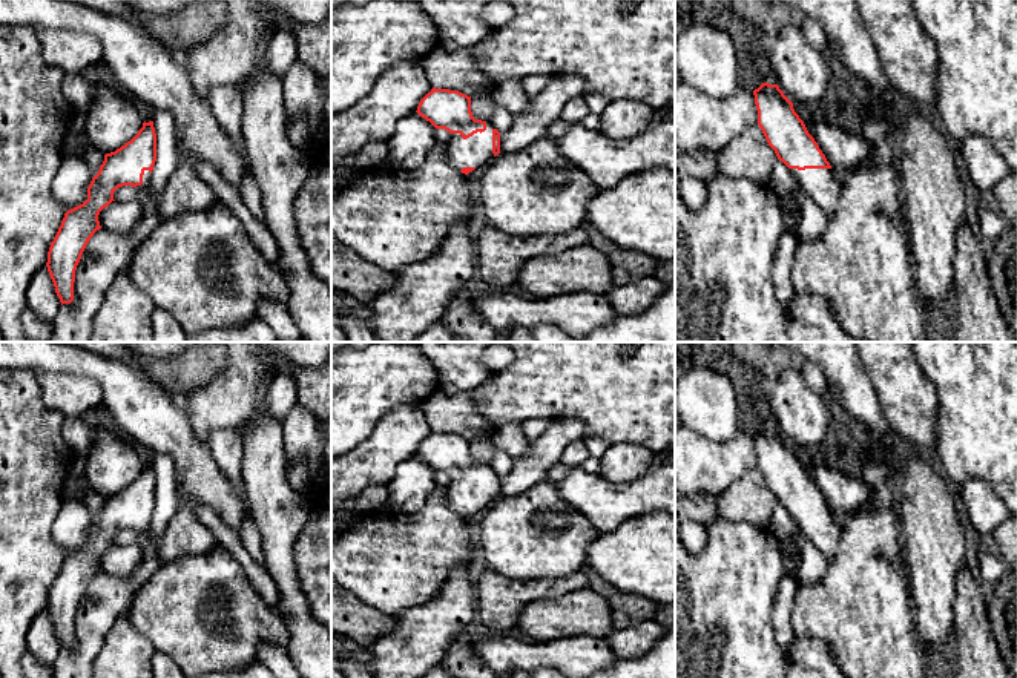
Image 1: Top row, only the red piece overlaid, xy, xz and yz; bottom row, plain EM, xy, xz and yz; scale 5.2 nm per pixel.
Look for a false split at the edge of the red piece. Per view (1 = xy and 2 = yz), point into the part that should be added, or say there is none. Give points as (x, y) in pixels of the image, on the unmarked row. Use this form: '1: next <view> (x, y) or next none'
1: next xy (146, 520)
2: next yz (821, 528)

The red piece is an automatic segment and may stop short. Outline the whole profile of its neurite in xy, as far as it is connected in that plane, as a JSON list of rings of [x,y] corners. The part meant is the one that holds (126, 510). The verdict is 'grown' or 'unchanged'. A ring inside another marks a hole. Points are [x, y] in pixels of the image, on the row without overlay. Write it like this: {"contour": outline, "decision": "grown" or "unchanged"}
{"contour": [[[153,465],[143,466],[138,477],[115,495],[106,497],[98,517],[87,531],[87,543],[67,554],[48,595],[48,615],[61,649],[74,644],[75,614],[81,598],[97,574],[98,558],[123,529],[147,535],[156,505],[156,477]]], "decision": "grown"}

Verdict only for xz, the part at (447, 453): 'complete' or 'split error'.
split error

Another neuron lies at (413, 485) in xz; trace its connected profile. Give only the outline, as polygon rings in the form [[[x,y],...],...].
[[[414,456],[399,465],[387,488],[388,506],[400,512],[416,514],[430,502],[439,485],[436,471]]]

